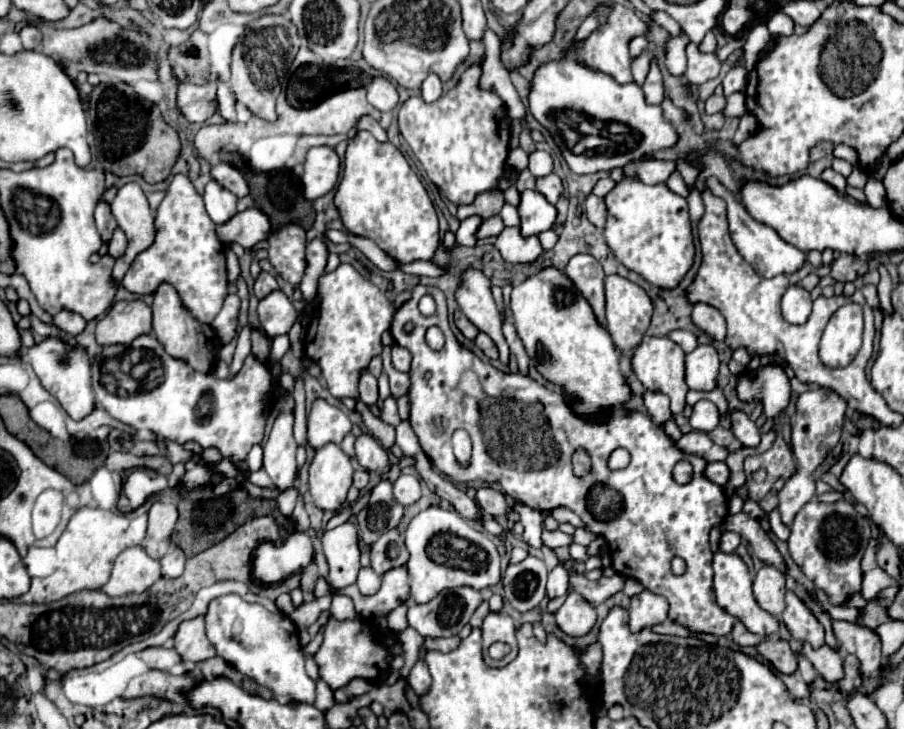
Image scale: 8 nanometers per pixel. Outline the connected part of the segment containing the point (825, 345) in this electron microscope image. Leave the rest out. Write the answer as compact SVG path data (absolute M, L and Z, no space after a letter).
M842 306L828 322L820 340L820 360L826 368L844 368L862 346L862 308Z

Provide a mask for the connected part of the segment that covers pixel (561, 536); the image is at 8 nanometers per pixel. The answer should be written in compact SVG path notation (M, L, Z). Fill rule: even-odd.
M544 530L542 540L544 540L544 544L546 544L548 548L555 549L560 546L570 545L573 541L573 536L564 534L564 532L560 532L560 530L556 530L556 532L548 532L548 530Z

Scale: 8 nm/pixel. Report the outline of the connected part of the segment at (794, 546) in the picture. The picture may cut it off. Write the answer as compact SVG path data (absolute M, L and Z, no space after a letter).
M812 498L794 518L788 550L798 568L814 582L816 590L824 592L832 606L844 606L854 594L862 590L862 558L870 538L870 520L860 516L852 502L838 500L828 504Z

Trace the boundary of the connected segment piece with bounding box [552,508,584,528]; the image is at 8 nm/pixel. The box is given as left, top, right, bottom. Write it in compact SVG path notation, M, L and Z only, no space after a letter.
M554 508L554 510L552 510L552 516L554 516L558 522L570 522L570 524L576 526L576 528L582 528L582 526L584 526L582 520L578 520L578 516L576 516L574 512L570 512L568 508Z

